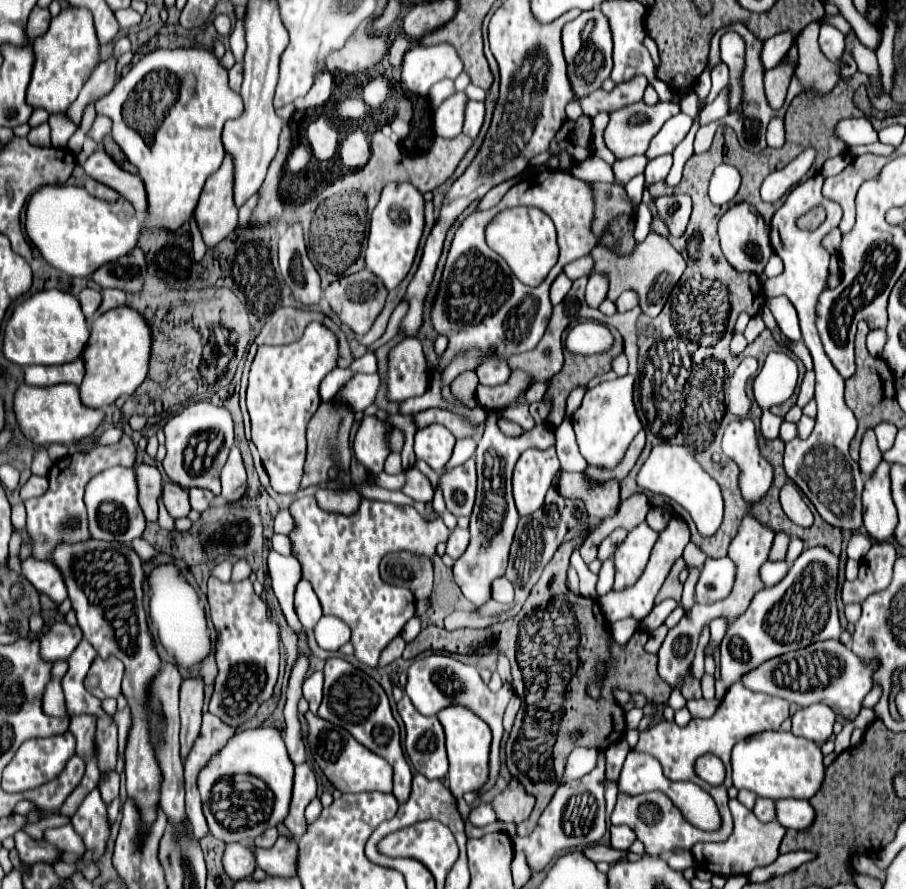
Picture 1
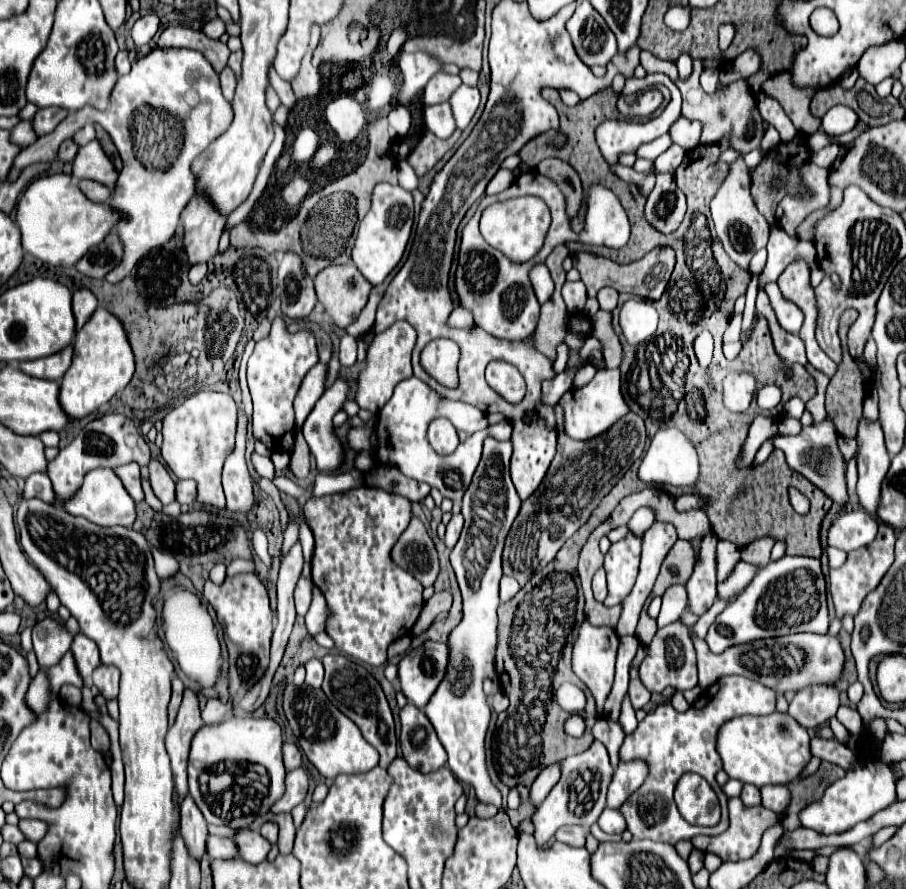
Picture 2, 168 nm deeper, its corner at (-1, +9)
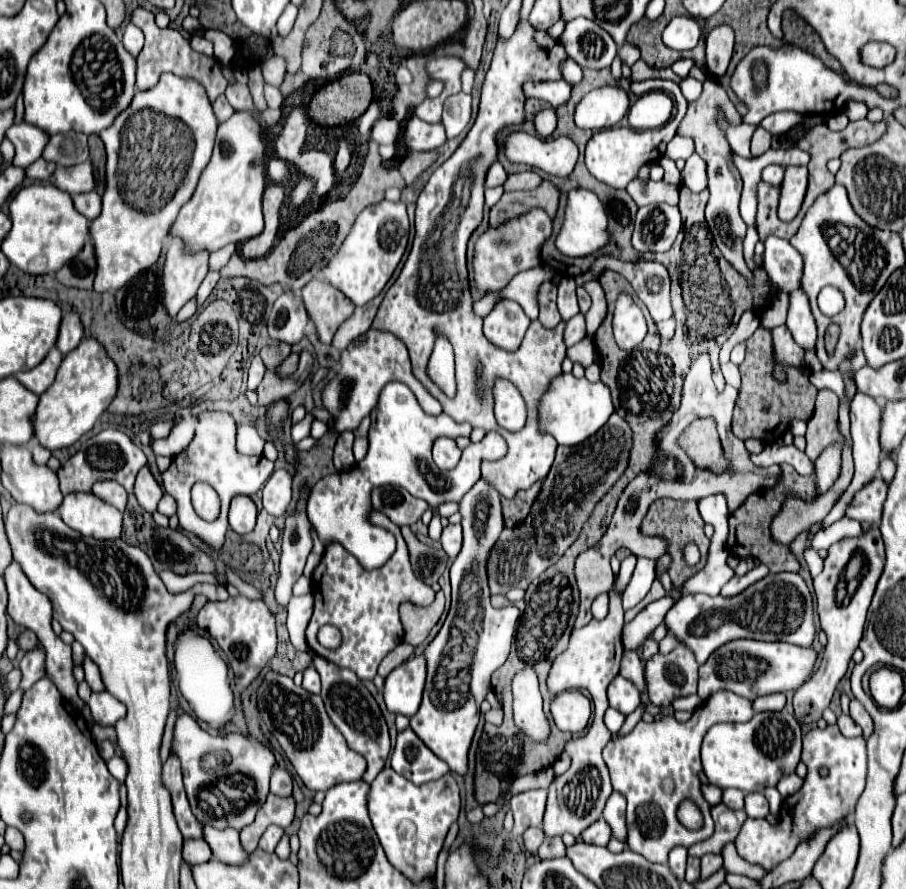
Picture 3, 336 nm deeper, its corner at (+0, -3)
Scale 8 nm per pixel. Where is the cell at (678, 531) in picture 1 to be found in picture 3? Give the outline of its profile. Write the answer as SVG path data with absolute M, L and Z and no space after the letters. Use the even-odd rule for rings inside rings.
M644 556L638 558L636 570L632 574L632 580L630 580L630 584L626 586L626 590L622 594L624 610L634 608L650 592L650 586L652 586L652 582L656 578L654 568L656 568L656 560L650 560L650 558L644 558Z

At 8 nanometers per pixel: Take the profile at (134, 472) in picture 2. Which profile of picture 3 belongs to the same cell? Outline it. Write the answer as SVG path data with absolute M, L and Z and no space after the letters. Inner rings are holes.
M96 482L92 486L92 492L96 496L100 496L102 500L110 502L112 506L116 506L118 510L126 510L126 502L128 502L128 492L118 484L118 482Z

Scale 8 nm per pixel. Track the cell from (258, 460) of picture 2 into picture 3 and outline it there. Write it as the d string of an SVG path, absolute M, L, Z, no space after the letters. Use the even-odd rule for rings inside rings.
M202 410L196 414L196 434L192 438L192 442L174 456L170 468L162 474L164 480L164 490L176 498L178 502L178 518L180 518L180 526L186 532L192 532L196 536L200 536L204 542L208 542L214 548L220 548L228 530L228 504L230 498L234 494L246 494L252 496L258 490L262 490L262 486L266 484L266 480L272 476L274 472L274 464L270 460L264 460L262 456L246 456L240 454L236 450L236 422L228 412L220 412L220 410ZM196 482L206 482L210 484L220 500L222 500L222 508L220 508L220 516L214 522L206 522L202 520L190 502L190 490Z

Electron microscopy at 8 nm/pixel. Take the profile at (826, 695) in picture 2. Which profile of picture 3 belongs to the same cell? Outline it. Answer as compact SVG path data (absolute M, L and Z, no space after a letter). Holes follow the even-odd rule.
M872 526L872 530L864 536L844 538L828 548L824 570L820 576L814 578L816 608L820 616L820 626L828 634L828 644L822 652L822 662L814 672L814 676L806 682L806 686L800 686L794 694L792 700L794 716L800 724L816 724L822 718L824 710L830 706L834 690L840 678L846 674L848 662L862 638L866 612L874 596L878 578L882 576L884 564L886 564L886 552L878 526Z

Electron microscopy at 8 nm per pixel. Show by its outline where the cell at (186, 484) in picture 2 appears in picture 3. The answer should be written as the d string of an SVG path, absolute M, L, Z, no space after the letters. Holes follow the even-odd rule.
M164 494L158 504L158 512L166 514L166 516L174 516L176 510L178 510L178 504L174 502L174 498L170 498L170 494Z

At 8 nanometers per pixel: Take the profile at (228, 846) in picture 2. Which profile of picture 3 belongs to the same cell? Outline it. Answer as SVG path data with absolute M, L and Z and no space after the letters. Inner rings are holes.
M184 840L184 860L190 864L202 864L212 860L210 846L206 846L206 840Z

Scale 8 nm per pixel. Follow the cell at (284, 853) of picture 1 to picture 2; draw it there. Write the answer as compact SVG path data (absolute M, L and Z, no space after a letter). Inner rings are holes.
M237 830L237 834L233 836L237 850L239 850L239 858L243 858L249 864L259 864L267 858L271 844L257 832L257 830Z

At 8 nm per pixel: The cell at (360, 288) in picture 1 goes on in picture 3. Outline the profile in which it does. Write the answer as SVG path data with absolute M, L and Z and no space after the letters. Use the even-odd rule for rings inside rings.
M318 278L310 280L302 288L302 300L310 314L310 320L316 324L322 344L332 344L338 326L342 326L342 322L346 322L346 318L350 318L356 308L354 302L342 294L342 290Z

